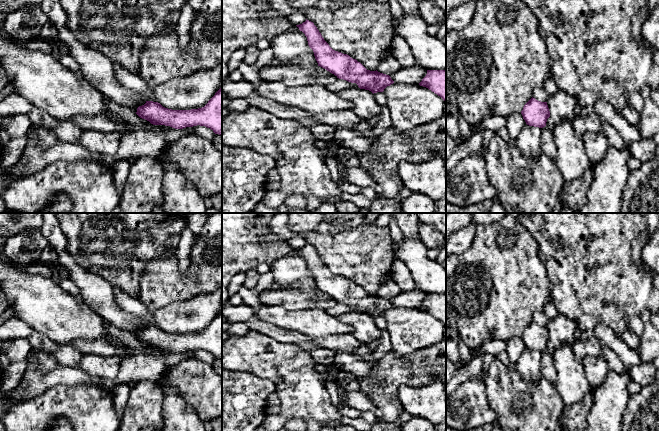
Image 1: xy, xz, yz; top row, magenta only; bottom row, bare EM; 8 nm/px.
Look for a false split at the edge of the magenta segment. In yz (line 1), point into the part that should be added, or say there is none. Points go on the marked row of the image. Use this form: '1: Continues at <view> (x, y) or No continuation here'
1: No continuation here

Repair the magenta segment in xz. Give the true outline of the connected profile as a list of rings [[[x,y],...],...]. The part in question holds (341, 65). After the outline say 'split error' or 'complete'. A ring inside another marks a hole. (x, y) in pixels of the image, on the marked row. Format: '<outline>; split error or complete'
[[[306,19],[305,22],[296,26],[307,37],[308,45],[314,52],[318,66],[337,78],[356,83],[360,89],[369,90],[373,94],[383,92],[387,86],[394,83],[389,75],[377,70],[367,70],[356,59],[333,50],[313,22]]]; complete

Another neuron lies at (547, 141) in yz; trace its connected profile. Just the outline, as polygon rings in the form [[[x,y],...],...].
[[[546,127],[542,128],[541,145],[542,145],[542,153],[544,153],[551,160],[555,160],[556,158],[555,140],[553,138],[552,131]]]

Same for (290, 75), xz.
[[[268,65],[258,68],[259,76],[265,82],[283,82],[288,86],[326,86],[338,78],[326,69],[317,66],[310,70],[299,66]]]

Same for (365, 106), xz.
[[[358,87],[341,90],[338,94],[344,98],[348,99],[353,103],[353,111],[362,119],[369,120],[374,116],[379,116],[382,110],[382,106],[379,105],[374,94],[365,89],[360,89]]]

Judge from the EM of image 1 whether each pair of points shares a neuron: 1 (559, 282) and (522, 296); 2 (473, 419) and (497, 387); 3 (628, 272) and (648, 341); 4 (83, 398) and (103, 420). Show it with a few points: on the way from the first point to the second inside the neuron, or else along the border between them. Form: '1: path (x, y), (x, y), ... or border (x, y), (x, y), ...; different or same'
1: border (544, 263), (550, 282), (552, 301); different
2: border (484, 380), (487, 400), (497, 420); different
3: border (648, 310), (644, 309), (639, 315); different
4: path (86, 403), (98, 415); same

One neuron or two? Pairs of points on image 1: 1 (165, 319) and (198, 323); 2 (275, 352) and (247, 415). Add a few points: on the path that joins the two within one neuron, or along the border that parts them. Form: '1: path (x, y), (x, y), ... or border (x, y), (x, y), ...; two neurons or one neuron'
1: path (173, 319), (190, 319); one neuron
2: border (241, 370), (269, 379), (276, 391); two neurons

